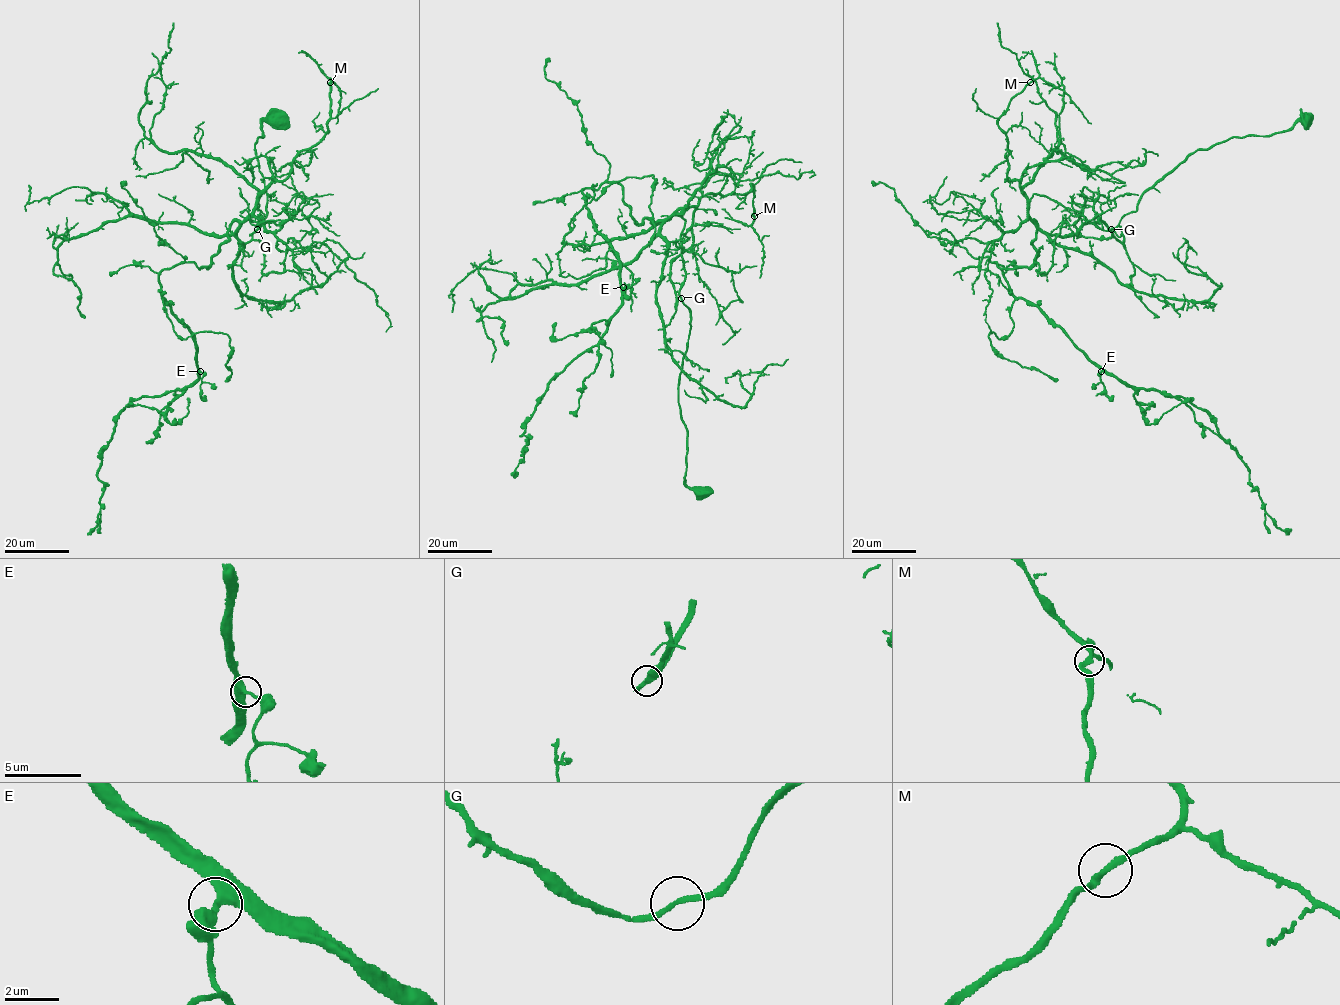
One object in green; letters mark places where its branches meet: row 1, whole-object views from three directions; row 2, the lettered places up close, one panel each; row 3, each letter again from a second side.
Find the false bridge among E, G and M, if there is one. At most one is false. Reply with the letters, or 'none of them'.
none of them

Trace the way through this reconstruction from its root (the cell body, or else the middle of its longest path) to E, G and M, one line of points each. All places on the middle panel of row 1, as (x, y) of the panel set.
E: (703, 493), (685, 483), (678, 393), (685, 220), (637, 224), (604, 182), (582, 192), (623, 287)
G: (703, 493), (705, 496), (699, 496), (685, 483), (687, 429), (678, 383), (690, 332), (690, 310), (681, 297)
M: (703, 493), (685, 483), (679, 404), (690, 332), (682, 212), (752, 184), (754, 216)

